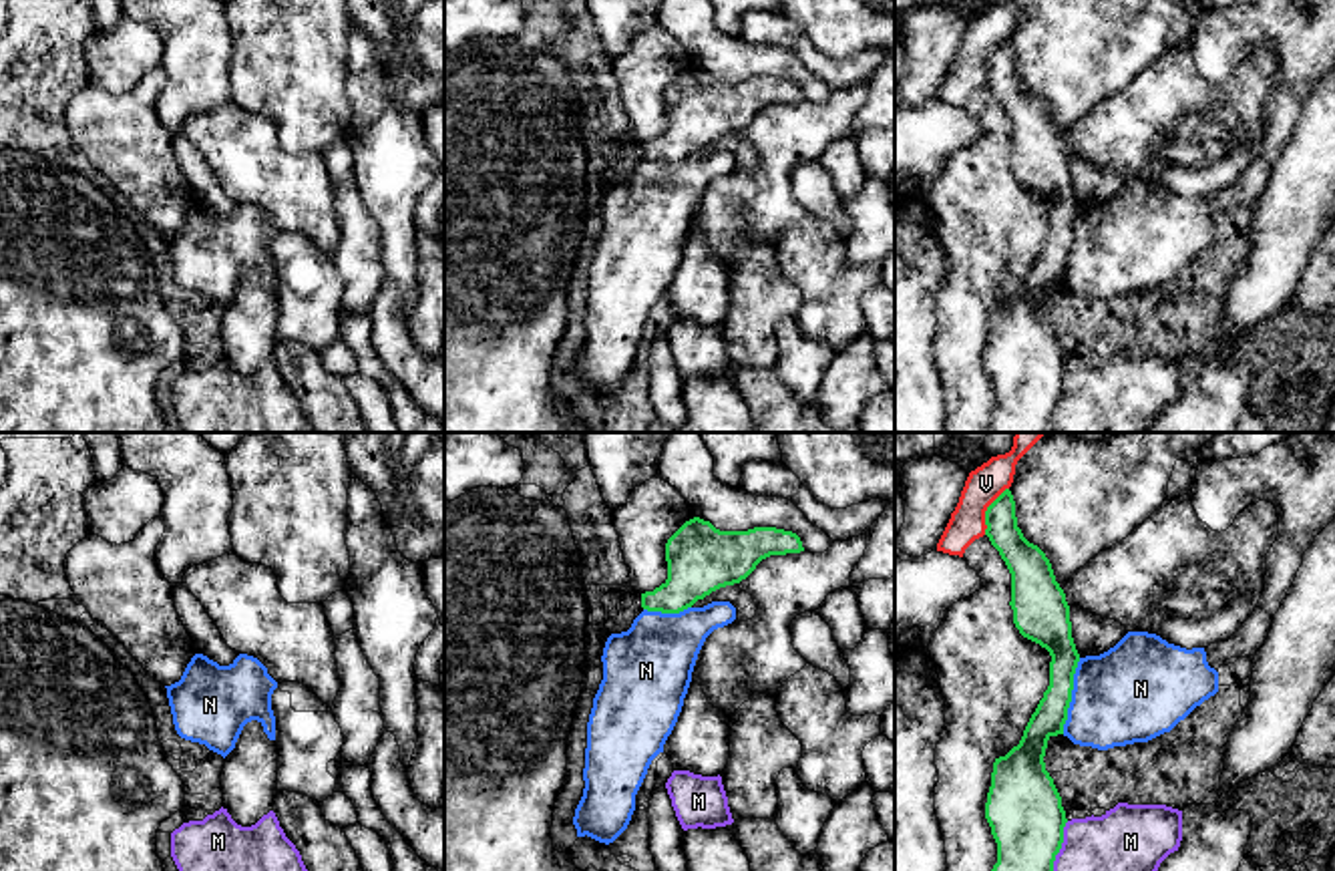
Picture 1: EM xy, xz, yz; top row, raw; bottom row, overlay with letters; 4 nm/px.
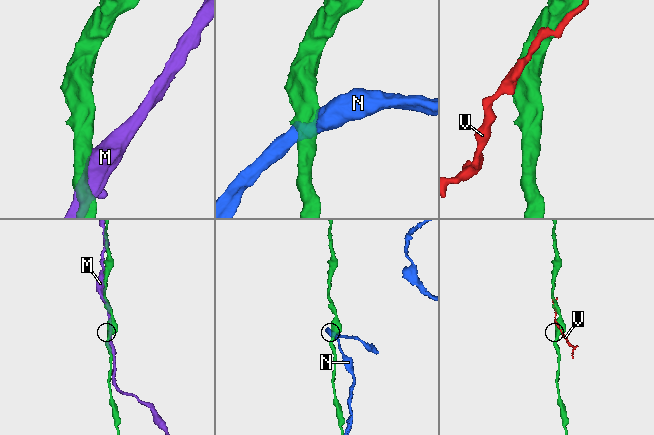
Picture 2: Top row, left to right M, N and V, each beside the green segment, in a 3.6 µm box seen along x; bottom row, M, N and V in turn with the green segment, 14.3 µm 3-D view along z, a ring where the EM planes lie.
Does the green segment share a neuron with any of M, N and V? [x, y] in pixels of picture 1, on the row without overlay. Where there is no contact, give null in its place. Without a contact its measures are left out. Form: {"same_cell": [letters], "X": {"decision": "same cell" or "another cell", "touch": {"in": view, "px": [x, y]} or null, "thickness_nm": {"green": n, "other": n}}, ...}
{"same_cell": [], "M": {"decision": "another cell", "touch": {"in": "yz", "px": [1058, 401]}, "thickness_nm": {"green": 300, "other": 380}}, "N": {"decision": "another cell", "touch": {"in": "yz", "px": [1070, 246]}, "thickness_nm": {"green": 130, "other": 400}}, "V": {"decision": "another cell", "touch": {"in": "yz", "px": [986, 61]}, "thickness_nm": {"green": 150, "other": 150}}}

